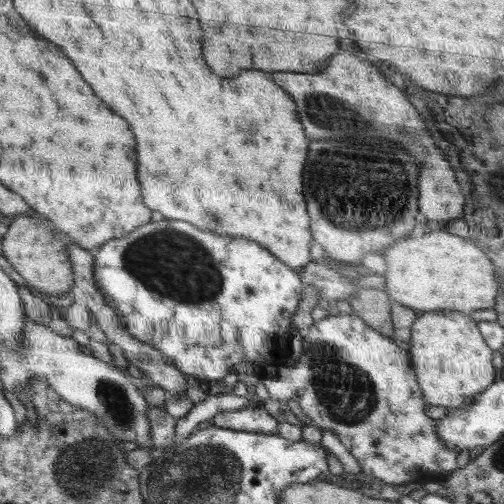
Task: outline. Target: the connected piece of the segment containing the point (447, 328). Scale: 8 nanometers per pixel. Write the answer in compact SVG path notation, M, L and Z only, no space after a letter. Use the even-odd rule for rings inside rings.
M426 311L410 327L408 356L414 369L422 398L428 405L444 406L449 410L470 405L477 394L494 381L492 350L479 331L477 322L457 311Z

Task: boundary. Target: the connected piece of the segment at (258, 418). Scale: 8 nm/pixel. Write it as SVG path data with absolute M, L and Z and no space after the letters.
M248 406L236 411L222 411L211 418L214 426L230 430L277 434L280 419L268 414L262 406Z

